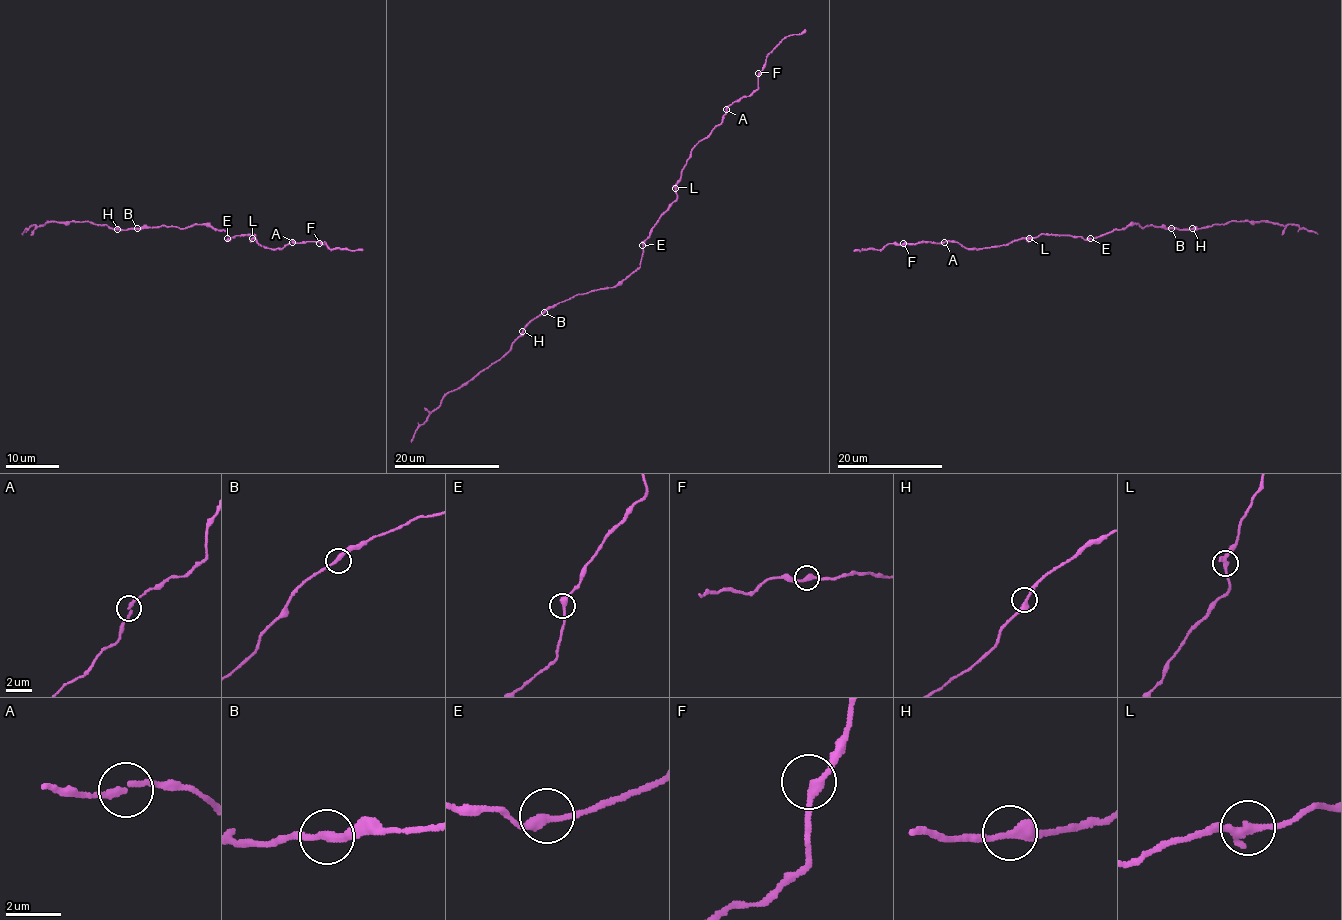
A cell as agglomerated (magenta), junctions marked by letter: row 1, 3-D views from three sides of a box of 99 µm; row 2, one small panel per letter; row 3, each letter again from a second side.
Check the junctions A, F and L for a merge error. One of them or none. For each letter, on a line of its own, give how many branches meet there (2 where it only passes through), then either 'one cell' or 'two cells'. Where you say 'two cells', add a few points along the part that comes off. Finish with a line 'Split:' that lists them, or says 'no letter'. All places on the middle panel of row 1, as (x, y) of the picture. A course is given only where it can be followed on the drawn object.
A: 2 branches meet; one cell
F: 2 branches meet; one cell
L: 2 branches meet; one cell
Split: no letter

